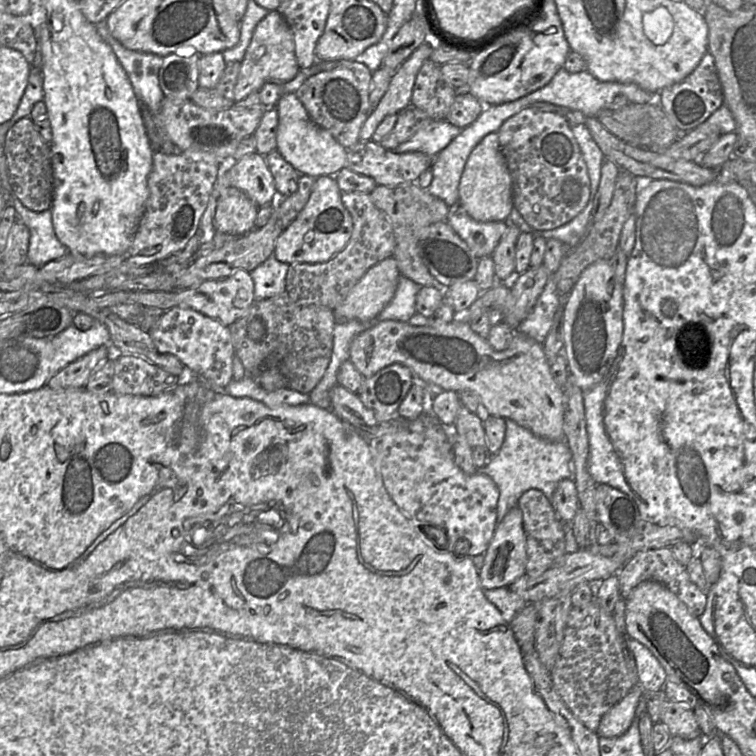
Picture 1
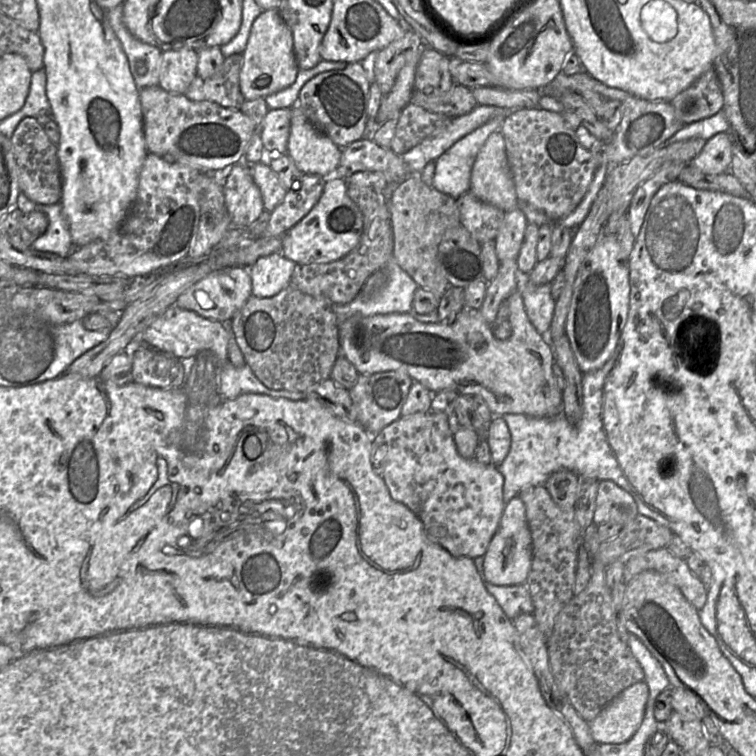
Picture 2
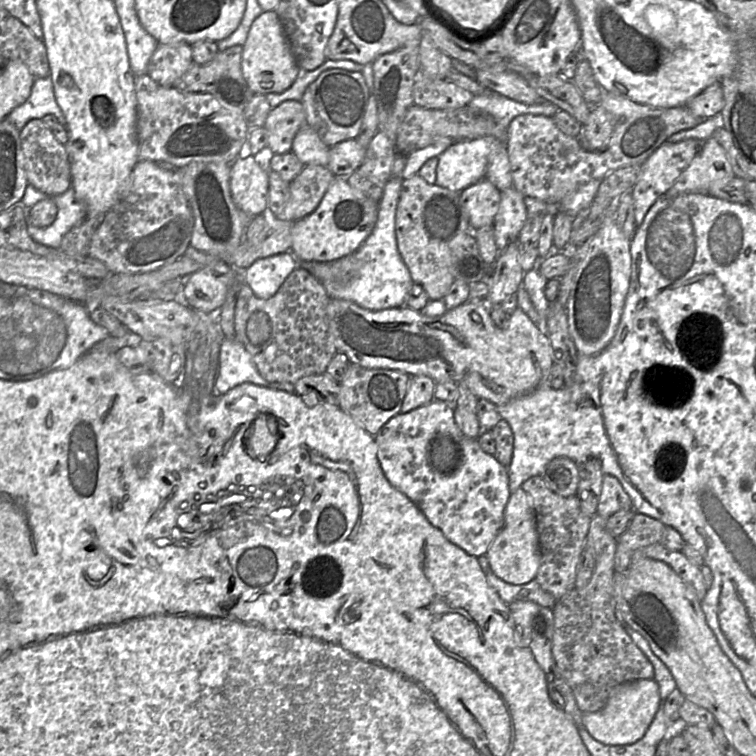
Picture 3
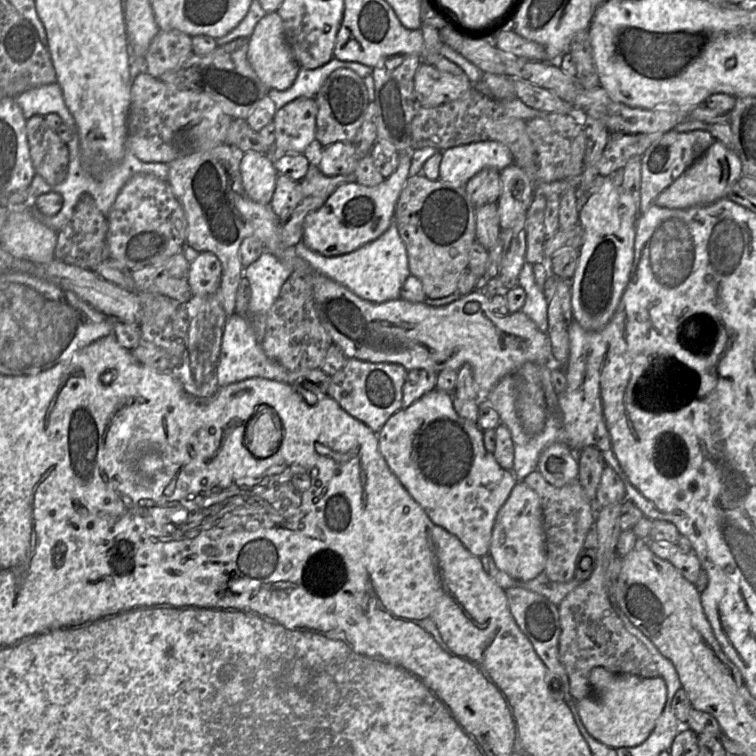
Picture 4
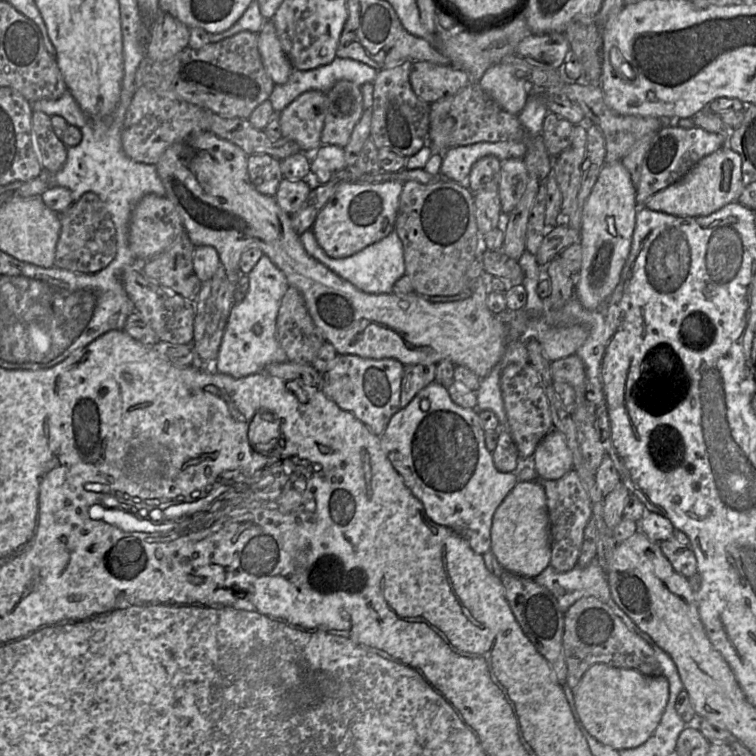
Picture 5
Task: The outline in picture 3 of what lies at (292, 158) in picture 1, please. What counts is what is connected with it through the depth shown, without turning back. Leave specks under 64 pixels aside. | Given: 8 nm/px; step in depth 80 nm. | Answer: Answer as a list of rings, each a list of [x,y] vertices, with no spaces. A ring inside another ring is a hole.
[[[307,124],[295,135],[291,152],[307,165],[320,165],[326,167],[329,158],[328,147],[318,134]]]

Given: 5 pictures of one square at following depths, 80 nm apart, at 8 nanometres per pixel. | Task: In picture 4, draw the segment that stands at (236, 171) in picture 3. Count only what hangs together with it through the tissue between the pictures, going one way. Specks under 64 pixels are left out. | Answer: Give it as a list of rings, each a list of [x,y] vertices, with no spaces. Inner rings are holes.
[[[248,151],[240,159],[240,173],[247,197],[254,202],[268,205],[279,175],[273,160],[265,153]]]

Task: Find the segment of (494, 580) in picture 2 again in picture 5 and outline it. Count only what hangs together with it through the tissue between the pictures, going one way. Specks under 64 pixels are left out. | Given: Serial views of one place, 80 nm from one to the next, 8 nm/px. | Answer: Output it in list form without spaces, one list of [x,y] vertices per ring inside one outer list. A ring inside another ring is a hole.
[[[518,481],[496,509],[491,527],[491,548],[508,572],[535,578],[550,565],[550,522],[546,495],[540,481]]]

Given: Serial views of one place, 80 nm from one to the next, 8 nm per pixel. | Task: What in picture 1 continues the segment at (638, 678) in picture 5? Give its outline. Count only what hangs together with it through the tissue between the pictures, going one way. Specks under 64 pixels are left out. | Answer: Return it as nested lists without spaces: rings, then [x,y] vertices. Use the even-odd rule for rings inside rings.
[[[634,686],[620,702],[603,715],[595,733],[599,737],[606,738],[623,735],[636,717],[636,709],[641,696],[643,696],[641,687]]]

